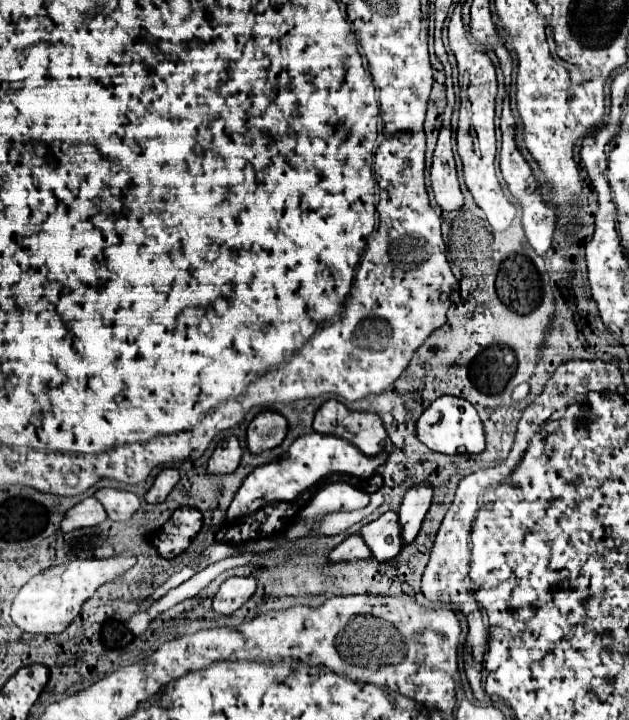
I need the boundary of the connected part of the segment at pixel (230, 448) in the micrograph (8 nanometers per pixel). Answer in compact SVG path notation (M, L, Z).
M235 435L219 441L219 445L215 447L209 465L207 465L207 473L233 473L237 469L241 461L241 445L237 441Z

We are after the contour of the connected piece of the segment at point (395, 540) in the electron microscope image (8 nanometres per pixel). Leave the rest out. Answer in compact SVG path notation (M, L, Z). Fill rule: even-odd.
M387 511L379 519L367 523L361 529L361 535L377 561L389 561L397 557L403 547L401 525L397 523L395 511Z

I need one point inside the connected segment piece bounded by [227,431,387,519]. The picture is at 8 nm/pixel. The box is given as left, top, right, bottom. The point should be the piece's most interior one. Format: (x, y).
(311, 457)

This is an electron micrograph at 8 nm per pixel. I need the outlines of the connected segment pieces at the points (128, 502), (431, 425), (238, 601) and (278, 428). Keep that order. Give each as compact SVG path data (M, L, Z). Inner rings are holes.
M99 489L95 499L105 507L111 521L129 521L131 515L139 509L139 497L129 491L119 489Z
M443 395L441 399L435 399L429 409L423 411L423 415L417 421L415 427L417 439L427 445L431 451L445 453L445 455L457 455L457 453L481 453L485 449L485 433L483 423L471 403L459 397Z
M229 577L219 587L219 593L213 599L213 609L221 615L235 613L255 593L255 587L257 581L253 577Z
M261 411L247 429L247 447L251 453L263 453L277 447L287 435L287 419L277 411Z

